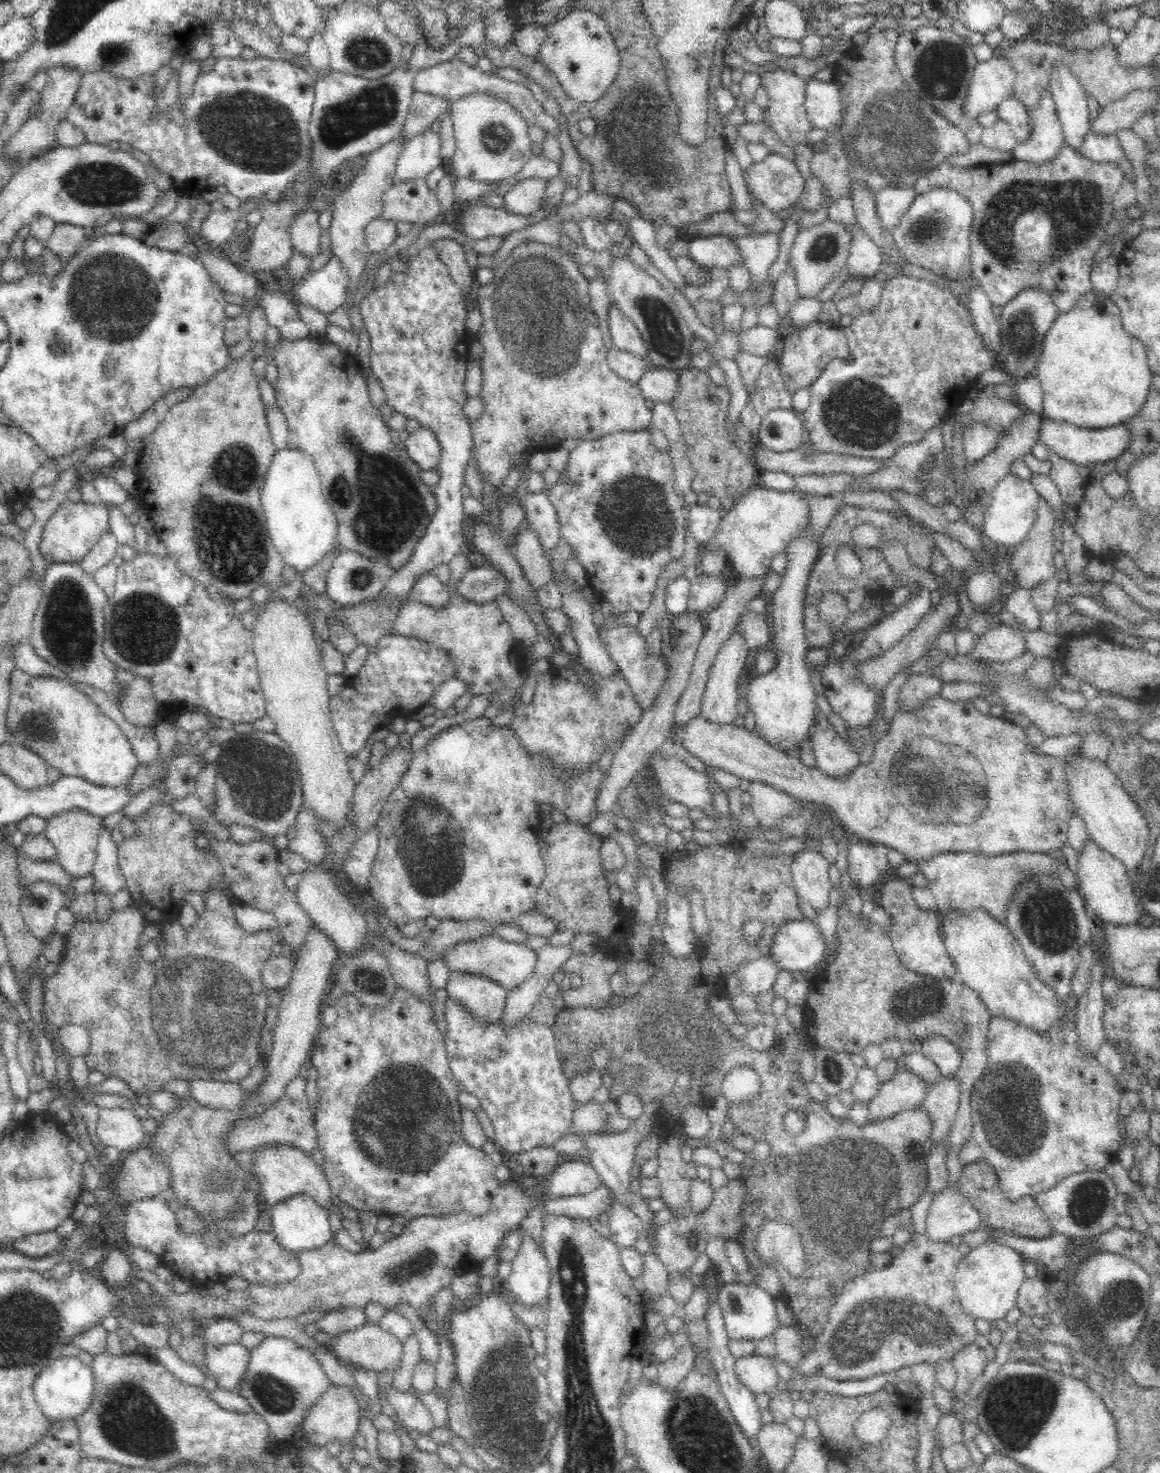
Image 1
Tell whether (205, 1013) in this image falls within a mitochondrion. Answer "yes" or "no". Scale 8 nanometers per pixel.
yes

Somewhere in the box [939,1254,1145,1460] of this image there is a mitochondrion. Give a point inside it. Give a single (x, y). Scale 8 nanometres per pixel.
(1020, 1417)

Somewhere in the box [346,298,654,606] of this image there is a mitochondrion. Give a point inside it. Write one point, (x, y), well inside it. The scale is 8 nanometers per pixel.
(362, 578)

